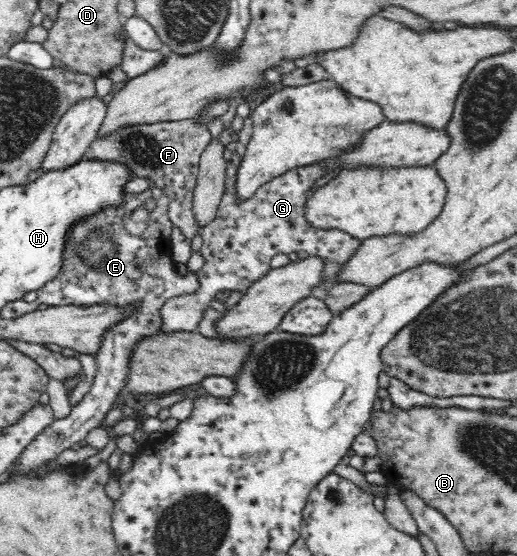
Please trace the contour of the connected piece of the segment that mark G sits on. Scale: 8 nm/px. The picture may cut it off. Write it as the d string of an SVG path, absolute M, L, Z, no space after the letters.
M251 116L243 120L237 148L227 165L225 194L221 197L216 218L200 229L200 236L204 240L200 252L206 260L206 265L195 272L200 280L200 291L194 295L184 295L166 301L160 308L162 325L157 333L196 332L198 323L202 321L202 313L208 309L218 291L225 291L228 294L233 291L245 293L273 269L271 262L278 254L298 254L305 251L309 256L319 256L326 264L325 277L332 279L361 245L361 241L353 239L346 233L320 231L306 222L304 217L306 199L311 195L316 181L324 177L324 168L320 164L294 167L284 175L274 177L272 181L261 185L249 200L236 202L234 196L236 169L253 134Z

